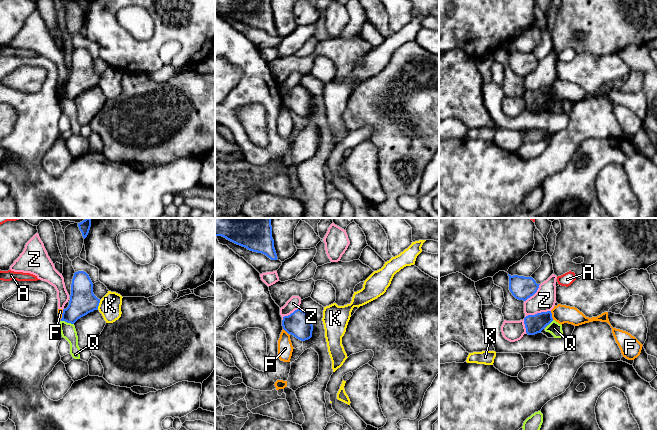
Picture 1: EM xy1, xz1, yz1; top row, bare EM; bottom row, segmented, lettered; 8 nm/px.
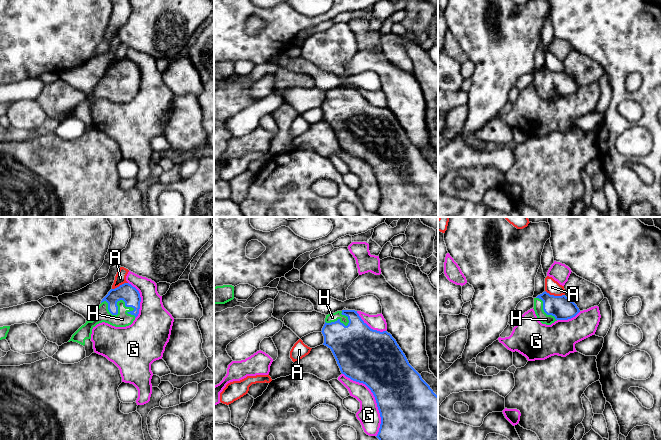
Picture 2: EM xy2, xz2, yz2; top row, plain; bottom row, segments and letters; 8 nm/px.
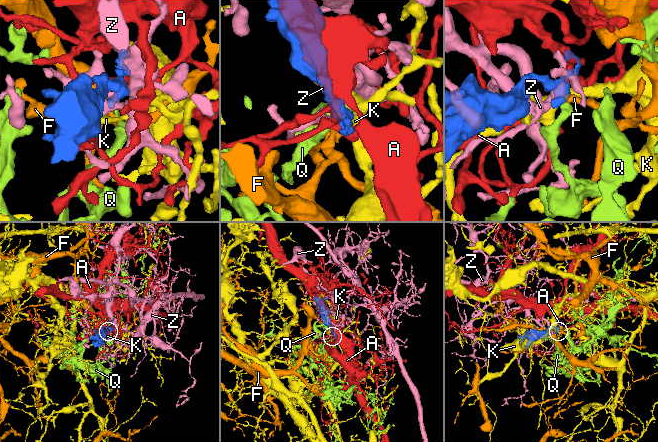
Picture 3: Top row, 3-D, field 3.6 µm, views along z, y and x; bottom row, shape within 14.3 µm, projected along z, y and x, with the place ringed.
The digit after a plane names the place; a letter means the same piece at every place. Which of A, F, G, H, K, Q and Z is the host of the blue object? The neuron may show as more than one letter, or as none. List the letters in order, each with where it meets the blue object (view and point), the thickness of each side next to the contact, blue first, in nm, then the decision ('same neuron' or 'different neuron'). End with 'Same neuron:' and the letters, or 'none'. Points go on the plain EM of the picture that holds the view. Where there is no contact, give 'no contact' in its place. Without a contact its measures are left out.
A: contact yz2 (555, 72); calibres 190 and 120 nm; different neuron
F: contact yz1 (551, 91); calibres 150 and 150 nm; different neuron
G: contact xz2 (375, 175); calibres 460 and 170 nm; different neuron
H: contact xy2 (116, 80); calibres 150 and 120 nm; same neuron
K: contact xy1 (98, 80); calibres 200 and 180 nm; different neuron
Q: contact xy1 (67, 98); calibres 200 and 120 nm; different neuron
Z: contact yz1 (537, 89); calibres 150 and 180 nm; different neuron
Same neuron: H

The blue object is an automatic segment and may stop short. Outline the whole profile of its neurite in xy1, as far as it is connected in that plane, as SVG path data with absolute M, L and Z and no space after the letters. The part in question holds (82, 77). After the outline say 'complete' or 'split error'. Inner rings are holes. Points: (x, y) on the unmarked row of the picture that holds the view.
M84 47L74 49L69 81L63 85L61 97L74 100L78 95L98 85L100 75L93 69L93 59Z; complete

